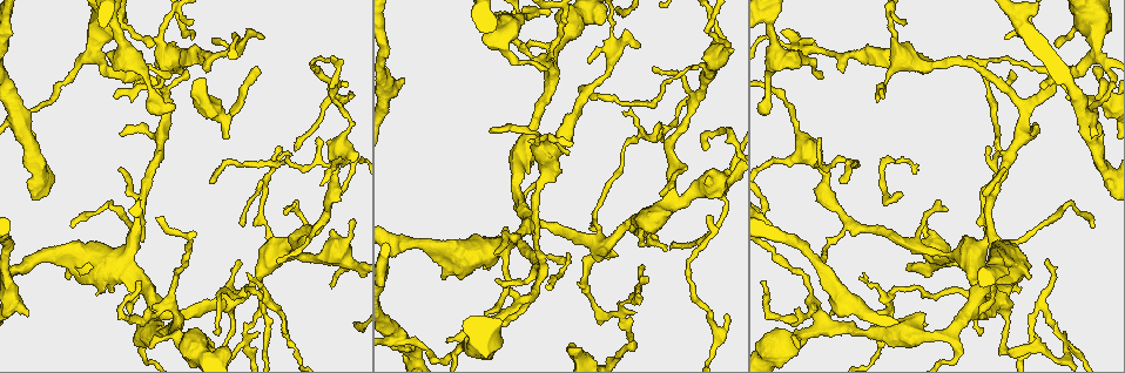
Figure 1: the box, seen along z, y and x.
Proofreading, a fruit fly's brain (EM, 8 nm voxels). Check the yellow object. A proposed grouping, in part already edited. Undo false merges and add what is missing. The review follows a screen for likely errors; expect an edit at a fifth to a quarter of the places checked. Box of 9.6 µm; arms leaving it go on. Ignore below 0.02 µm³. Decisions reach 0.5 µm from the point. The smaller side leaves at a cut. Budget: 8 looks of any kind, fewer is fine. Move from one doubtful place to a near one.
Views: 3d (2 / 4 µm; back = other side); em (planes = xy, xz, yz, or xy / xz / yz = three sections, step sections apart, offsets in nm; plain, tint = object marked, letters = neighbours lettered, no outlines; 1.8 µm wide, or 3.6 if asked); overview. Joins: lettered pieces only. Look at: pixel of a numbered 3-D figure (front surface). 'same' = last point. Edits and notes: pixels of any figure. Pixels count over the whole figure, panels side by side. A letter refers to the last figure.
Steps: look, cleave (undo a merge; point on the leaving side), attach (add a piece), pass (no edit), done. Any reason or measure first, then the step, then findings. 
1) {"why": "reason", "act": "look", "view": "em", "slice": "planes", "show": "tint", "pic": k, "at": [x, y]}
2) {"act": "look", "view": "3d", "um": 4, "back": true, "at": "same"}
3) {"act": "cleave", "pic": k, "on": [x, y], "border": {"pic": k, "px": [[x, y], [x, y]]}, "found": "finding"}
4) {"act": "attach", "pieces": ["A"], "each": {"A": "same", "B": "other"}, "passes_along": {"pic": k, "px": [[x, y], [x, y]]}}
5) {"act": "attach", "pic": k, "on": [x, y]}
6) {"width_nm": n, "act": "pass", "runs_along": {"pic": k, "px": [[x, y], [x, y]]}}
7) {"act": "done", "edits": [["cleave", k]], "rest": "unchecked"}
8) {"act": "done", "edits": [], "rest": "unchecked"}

{"why": "free end", "act": "look", "view": "3d", "um": 2, "pic": 1, "at": [630, 341]}

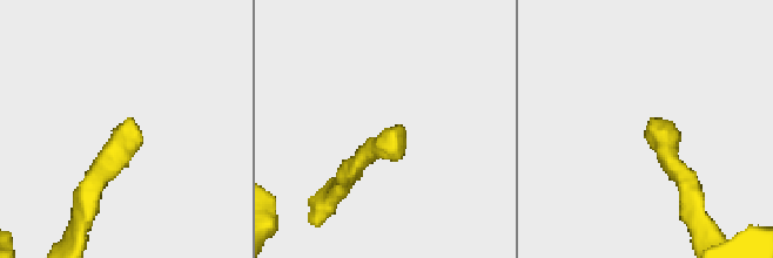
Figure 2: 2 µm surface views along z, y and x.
{"why": "now the EM", "act": "look", "view": "em", "slice": "planes", "show": "letters", "pic": 2, "at": [393, 128]}

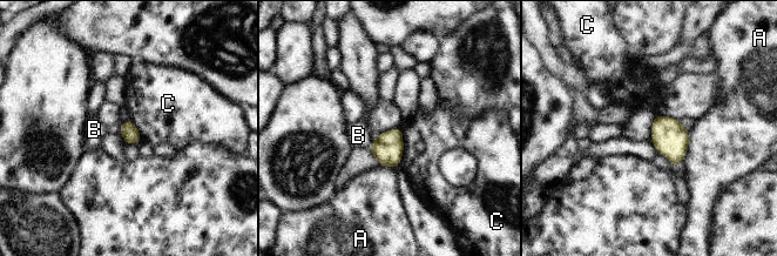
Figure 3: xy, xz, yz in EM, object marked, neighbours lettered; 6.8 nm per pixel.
{"width_nm": 120, "act": "pass", "each": {"A": "other", "B": "other", "C": "other"}, "border": {"pic": 3, "px": [[400, 127], [403, 155], [397, 166]]}, "found": "none of them fits"}

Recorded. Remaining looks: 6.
{"why": "an open end", "act": "look", "view": "em", "slice": "planes", "show": "letters", "pic": 1, "at": [588, 61]}

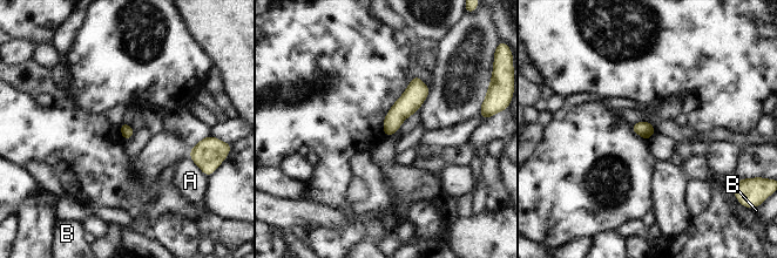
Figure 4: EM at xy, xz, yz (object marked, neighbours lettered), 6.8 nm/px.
{"act": "pass", "each": {"A": "other", "B": "other"}, "found": "no lettered piece goes on from it"}

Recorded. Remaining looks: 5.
{"why": "an open end", "act": "look", "view": "em", "slice": "planes", "show": "tint", "pic": 1, "at": [884, 98]}

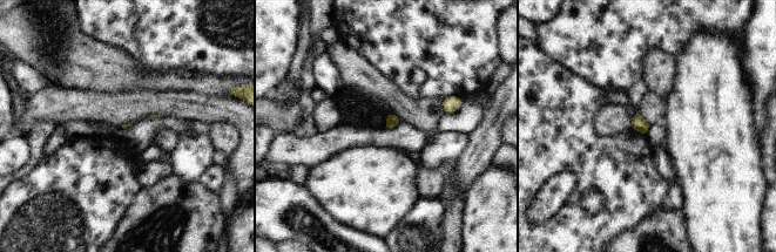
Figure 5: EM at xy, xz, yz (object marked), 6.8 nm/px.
{"act": "look", "view": "em", "slice": "planes", "show": "letters", "at": "same"}

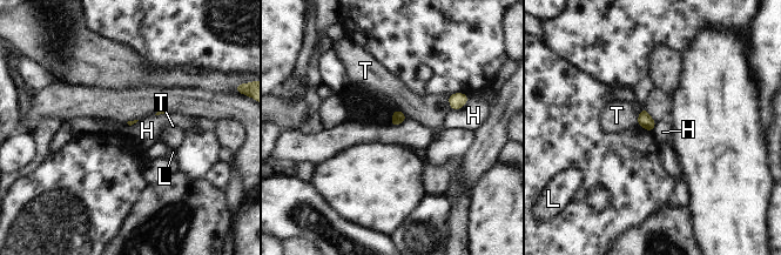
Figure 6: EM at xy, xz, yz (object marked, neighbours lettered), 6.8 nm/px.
{"act": "pass", "each": {"H": "other", "L": "other", "T": "other"}, "border": {"pic": 6, "px": [[469, 98], [462, 107], [450, 111]]}, "found": "none of them fits"}

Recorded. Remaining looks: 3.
{"why": "free end", "act": "look", "view": "3d", "um": 2, "pic": 1, "at": [797, 346]}

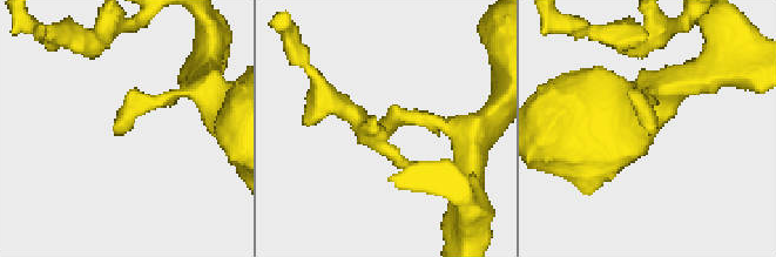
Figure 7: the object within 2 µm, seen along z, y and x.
{"why": "shape alone is not enough", "act": "look", "view": "em", "slice": "yz", "step": 16, "show": "letters", "pic": 7, "at": [114, 128]}

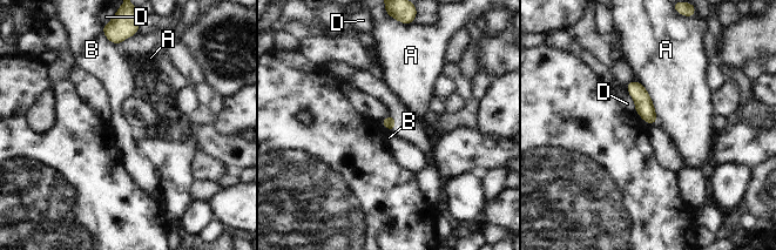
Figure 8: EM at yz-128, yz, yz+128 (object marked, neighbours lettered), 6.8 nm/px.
{"longest_contact_nm": ["A", 300], "act": "pass", "each": {"A": "other", "B": "other", "D": "other"}, "found": "no lettered piece goes on from it"}

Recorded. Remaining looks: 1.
{"act": "done", "edits": [], "rest": "unchecked"}

